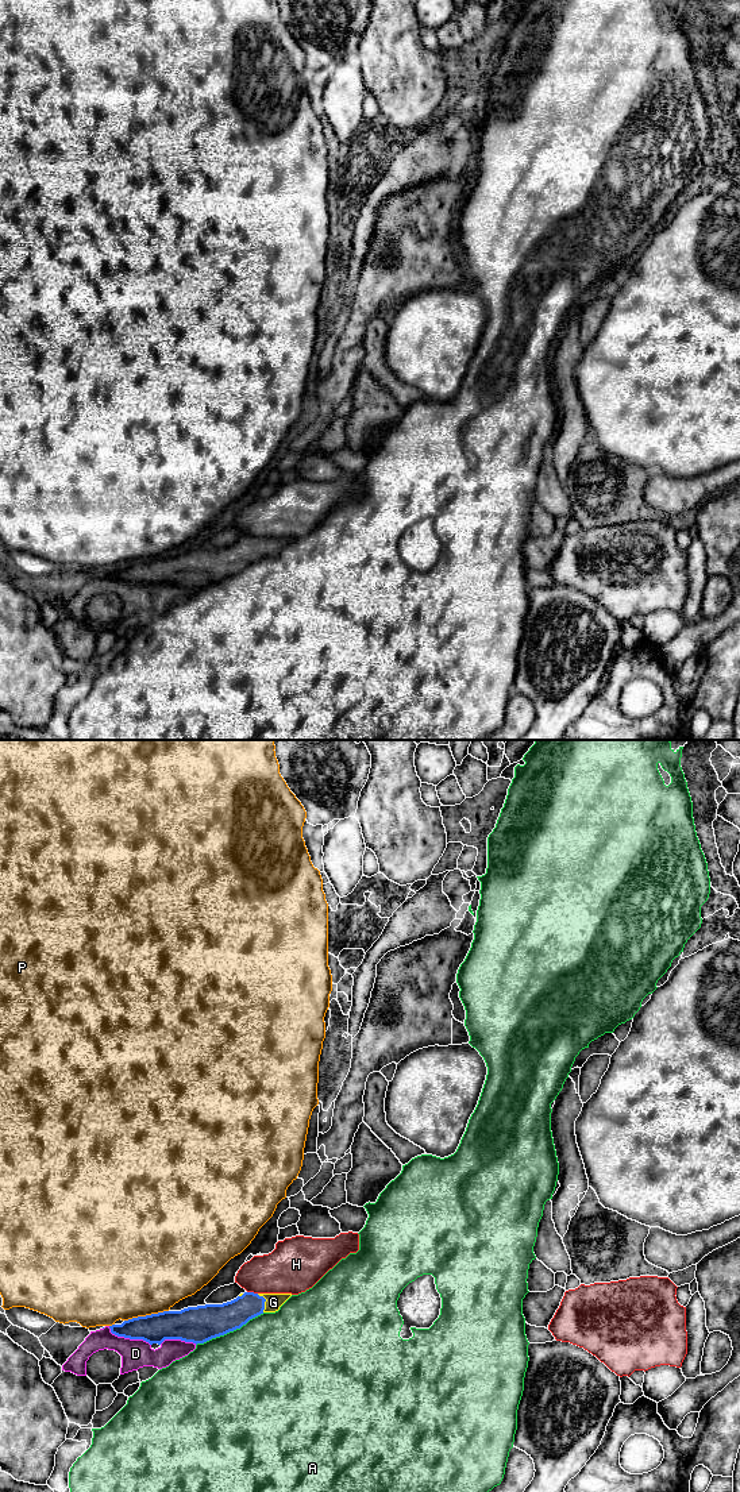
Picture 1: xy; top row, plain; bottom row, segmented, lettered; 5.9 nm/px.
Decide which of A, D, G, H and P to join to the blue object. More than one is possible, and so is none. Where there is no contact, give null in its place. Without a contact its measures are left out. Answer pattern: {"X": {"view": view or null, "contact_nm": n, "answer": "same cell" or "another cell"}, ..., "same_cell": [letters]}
{"A": {"view": "xy", "contact_nm": 460, "answer": "another cell"}, "D": {"view": "xy", "contact_nm": 280, "answer": "another cell"}, "G": {"view": "xy", "contact_nm": 120, "answer": "same cell"}, "H": {"view": "xy", "contact_nm": 70, "answer": "another cell"}, "P": {"view": "xy", "contact_nm": 280, "answer": "another cell"}, "same_cell": ["G"]}

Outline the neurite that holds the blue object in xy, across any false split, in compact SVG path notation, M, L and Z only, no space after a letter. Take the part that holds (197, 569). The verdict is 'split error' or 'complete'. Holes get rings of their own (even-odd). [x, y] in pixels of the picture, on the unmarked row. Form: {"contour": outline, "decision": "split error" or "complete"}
{"contour": "M244 536L223 548L188 551L124 564L109 570L111 577L130 583L161 589L165 583L204 587L212 582L240 572L250 563L275 556L292 537Z", "decision": "split error"}

